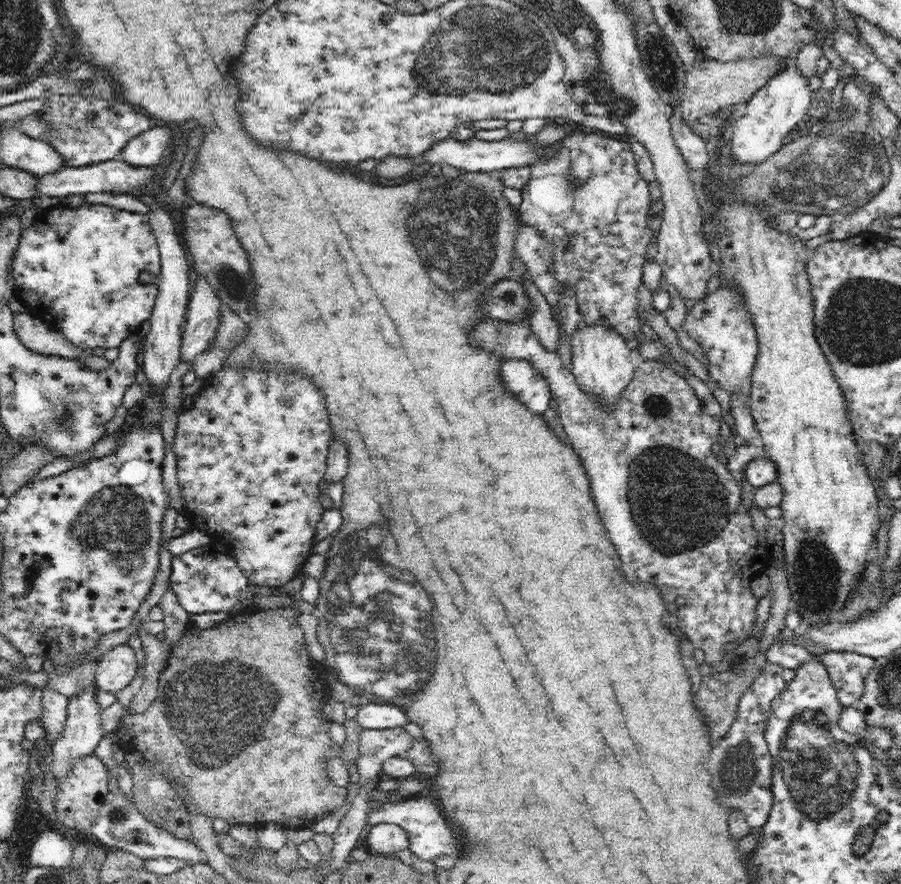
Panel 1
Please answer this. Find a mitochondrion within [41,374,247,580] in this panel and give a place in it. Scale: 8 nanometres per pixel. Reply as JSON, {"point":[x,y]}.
{"point":[63,420]}

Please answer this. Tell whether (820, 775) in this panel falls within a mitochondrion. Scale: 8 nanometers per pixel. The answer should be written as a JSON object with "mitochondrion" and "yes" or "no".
{"mitochondrion":"yes"}

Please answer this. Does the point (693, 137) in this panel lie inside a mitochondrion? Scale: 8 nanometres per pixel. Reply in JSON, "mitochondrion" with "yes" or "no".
{"mitochondrion":"no"}

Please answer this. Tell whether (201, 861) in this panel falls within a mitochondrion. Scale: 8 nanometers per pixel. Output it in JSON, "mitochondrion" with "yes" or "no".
{"mitochondrion":"no"}

